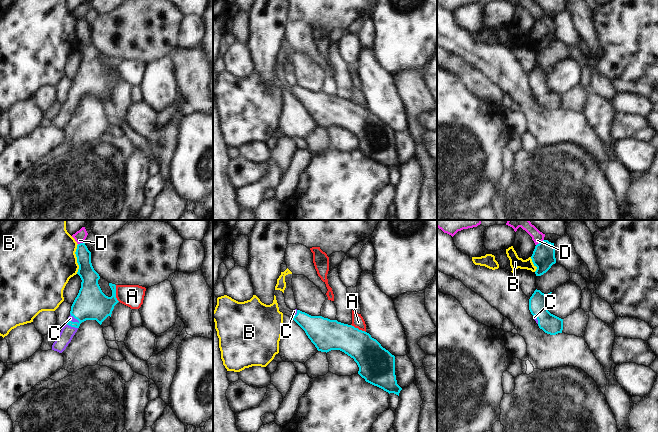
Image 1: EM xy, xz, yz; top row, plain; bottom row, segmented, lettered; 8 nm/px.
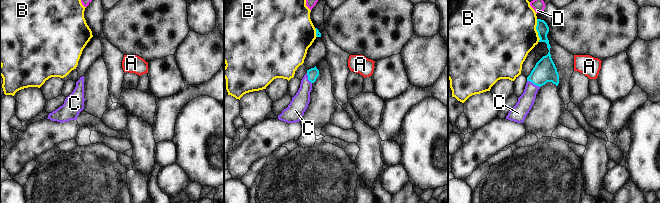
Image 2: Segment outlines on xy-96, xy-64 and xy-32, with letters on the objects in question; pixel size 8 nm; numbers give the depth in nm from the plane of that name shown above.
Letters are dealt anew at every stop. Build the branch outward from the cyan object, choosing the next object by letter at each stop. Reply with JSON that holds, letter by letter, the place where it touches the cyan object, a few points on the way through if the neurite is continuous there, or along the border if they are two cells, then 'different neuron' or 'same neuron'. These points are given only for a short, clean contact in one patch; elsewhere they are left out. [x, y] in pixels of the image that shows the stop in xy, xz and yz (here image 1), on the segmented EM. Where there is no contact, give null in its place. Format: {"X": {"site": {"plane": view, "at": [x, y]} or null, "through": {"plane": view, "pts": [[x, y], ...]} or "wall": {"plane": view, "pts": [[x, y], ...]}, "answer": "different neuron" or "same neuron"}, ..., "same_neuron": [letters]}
{"A": {"site": {"plane": "xy", "at": [115, 293]}, "answer": "different neuron"}, "B": {"site": {"plane": "xy", "at": [77, 259]}, "wall": {"plane": "xy", "pts": [[78, 244], [75, 250], [78, 265], [76, 273]]}, "answer": "different neuron"}, "C": {"site": {"plane": "xy", "at": [72, 326]}, "through": {"plane": "xy", "pts": [[91, 303], [72, 326], [67, 332]]}, "answer": "same neuron"}, "D": {"site": {"plane": "yz", "at": [540, 242]}, "wall": {"plane": "yz", "pts": [[543, 239], [536, 245]]}, "answer": "different neuron"}, "same_neuron": ["C"]}

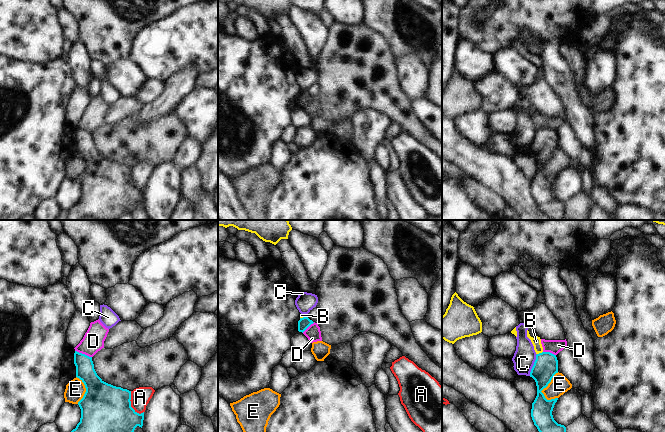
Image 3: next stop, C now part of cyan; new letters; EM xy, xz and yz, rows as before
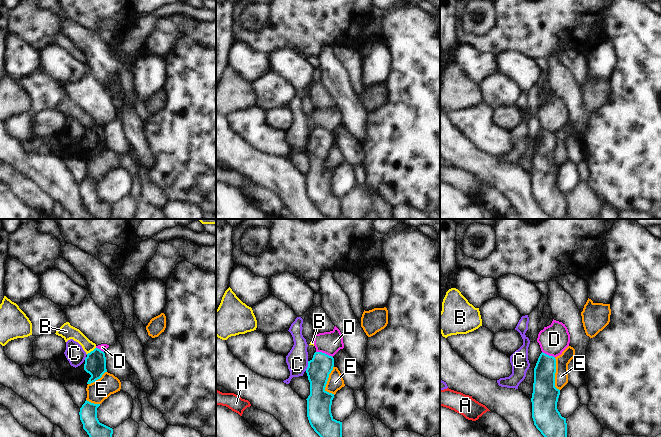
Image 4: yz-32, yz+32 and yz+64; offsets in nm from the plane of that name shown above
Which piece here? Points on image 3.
{"A": {"site": {"plane": "xy", "at": [130, 403]}, "answer": "different neuron"}, "B": {"site": {"plane": "yz", "at": [539, 353]}, "wall": {"plane": "yz", "pts": [[542, 351], [537, 354]]}, "answer": "different neuron"}, "C": {"site": {"plane": "yz", "at": [533, 365]}, "wall": {"plane": "yz", "pts": [[537, 354], [529, 375]]}, "answer": "different neuron"}, "D": {"site": {"plane": "xy", "at": [83, 354]}, "wall": {"plane": "xy", "pts": [[75, 350], [91, 357]]}, "answer": "different neuron"}, "E": {"site": {"plane": "yz", "at": [546, 386]}, "answer": "different neuron"}, "same_neuron": []}

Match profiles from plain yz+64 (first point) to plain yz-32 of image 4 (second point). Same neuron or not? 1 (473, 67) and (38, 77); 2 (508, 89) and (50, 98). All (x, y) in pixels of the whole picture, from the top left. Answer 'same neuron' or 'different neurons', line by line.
1: different neurons
2: same neuron

